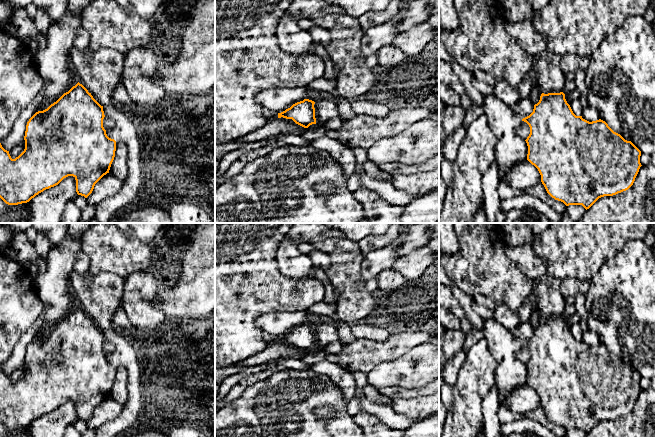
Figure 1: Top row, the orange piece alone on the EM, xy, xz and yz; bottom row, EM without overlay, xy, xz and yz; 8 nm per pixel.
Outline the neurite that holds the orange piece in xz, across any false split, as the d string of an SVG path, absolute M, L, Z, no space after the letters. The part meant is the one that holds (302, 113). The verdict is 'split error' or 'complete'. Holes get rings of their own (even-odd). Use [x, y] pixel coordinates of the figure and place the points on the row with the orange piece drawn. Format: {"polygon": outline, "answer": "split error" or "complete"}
{"polygon": "M304 99L293 104L285 111L278 113L278 118L292 119L296 124L308 128L310 125L316 124L314 104L314 101Z", "answer": "complete"}

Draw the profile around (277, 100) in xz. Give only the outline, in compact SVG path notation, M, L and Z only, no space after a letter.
M265 88L256 93L257 103L273 112L281 113L293 104L306 99L307 88Z

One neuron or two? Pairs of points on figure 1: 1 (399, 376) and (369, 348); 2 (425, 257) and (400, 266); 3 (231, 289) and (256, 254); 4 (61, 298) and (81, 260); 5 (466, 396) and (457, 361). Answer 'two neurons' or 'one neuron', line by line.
1: two neurons
2: one neuron
3: one neuron
4: two neurons
5: two neurons

